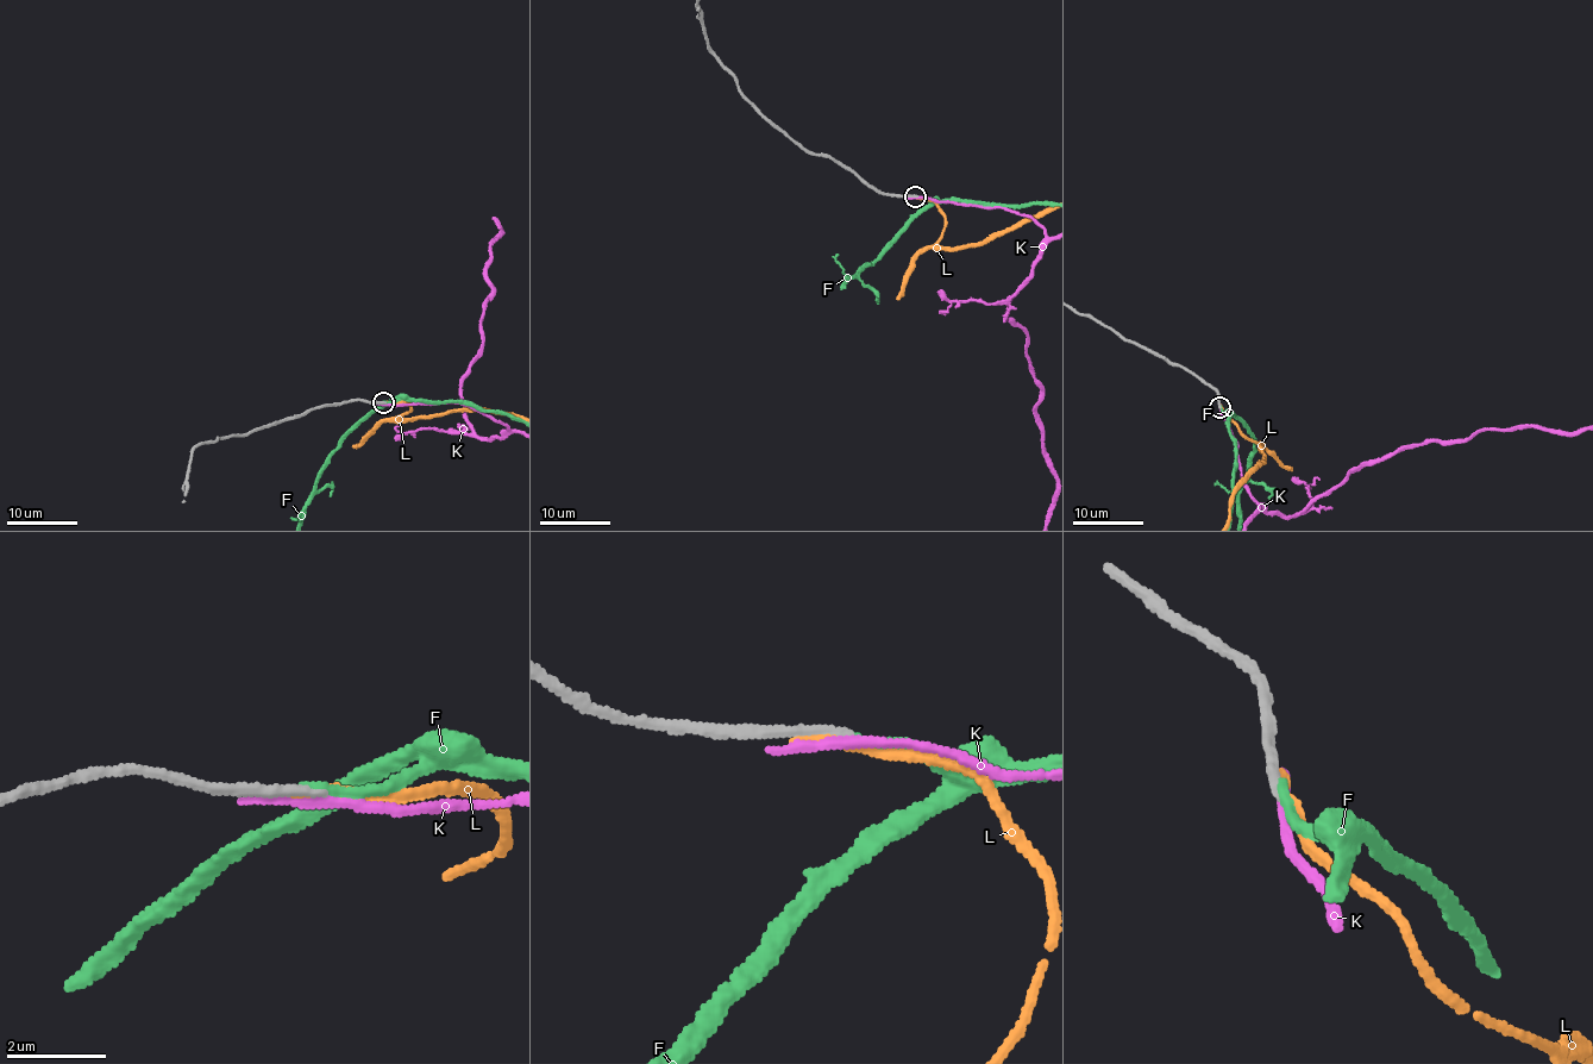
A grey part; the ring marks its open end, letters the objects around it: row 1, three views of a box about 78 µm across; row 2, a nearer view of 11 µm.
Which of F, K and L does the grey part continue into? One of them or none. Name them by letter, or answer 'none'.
F

